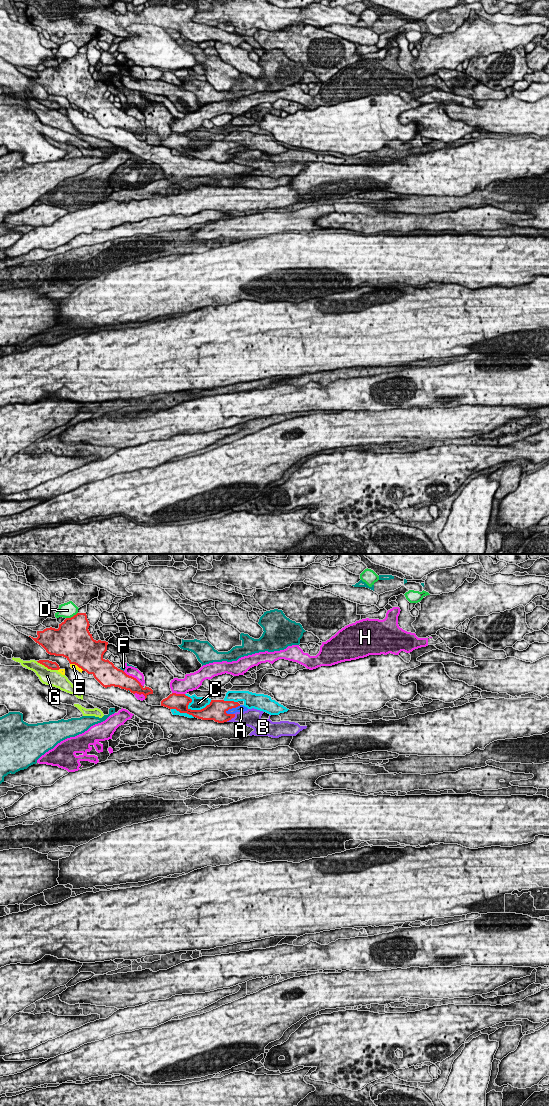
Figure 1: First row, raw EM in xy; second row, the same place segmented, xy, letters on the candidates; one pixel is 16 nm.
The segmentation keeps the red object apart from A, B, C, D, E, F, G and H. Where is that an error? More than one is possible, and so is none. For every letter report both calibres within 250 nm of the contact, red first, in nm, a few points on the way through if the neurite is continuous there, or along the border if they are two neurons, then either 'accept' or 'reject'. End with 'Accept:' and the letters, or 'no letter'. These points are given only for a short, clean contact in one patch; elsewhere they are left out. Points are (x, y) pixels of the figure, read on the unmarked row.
A: 300/120 nm | reject
B: 280/240 nm | reject
C: 280/220 nm | reject
D: 480/260 nm | reject
E: 500/90 nm | reject
F: 360/60 nm | reject
G: 130/260 nm | reject
H: 280/160 nm | reject
Accept: no letter

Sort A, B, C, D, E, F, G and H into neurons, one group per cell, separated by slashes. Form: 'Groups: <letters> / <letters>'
Groups: A C / B / D / E / F / G / H

